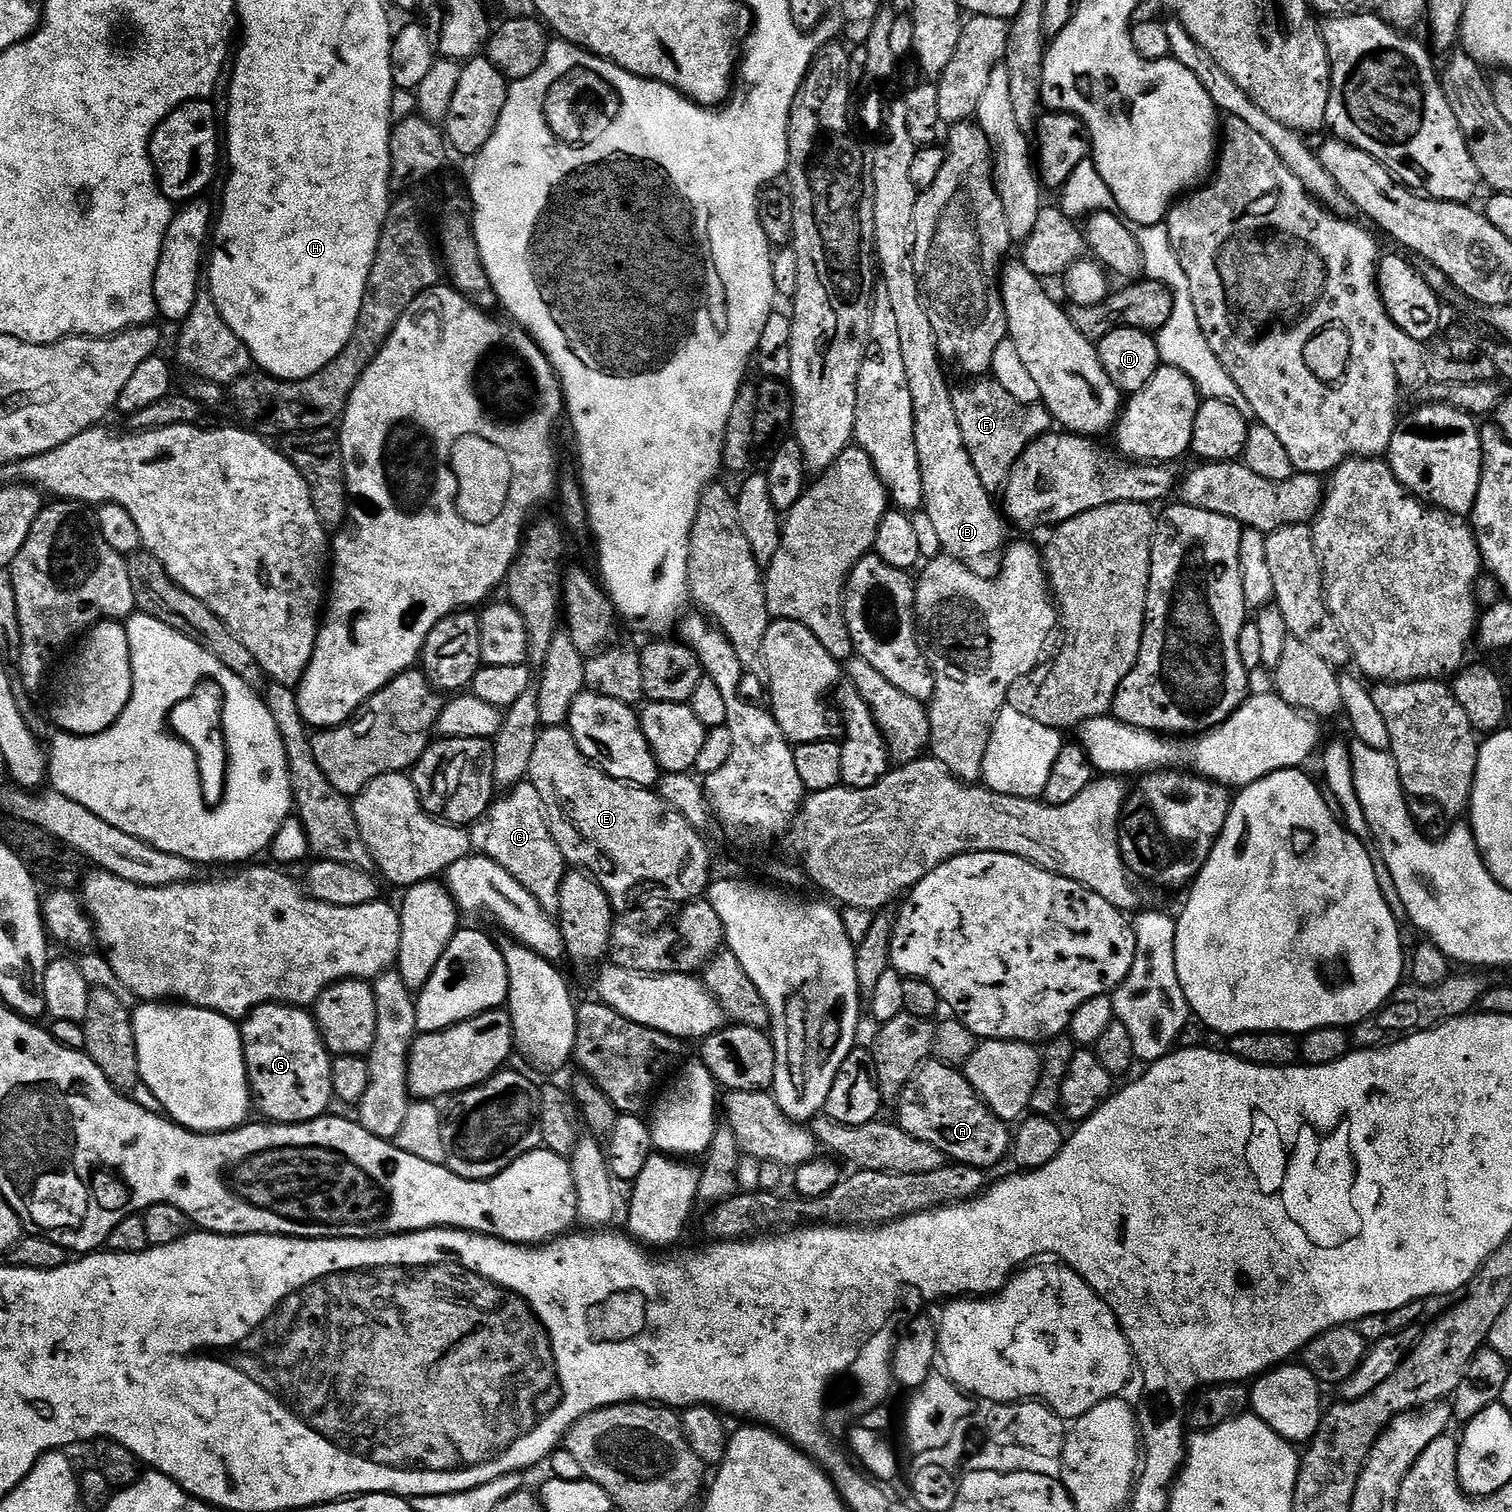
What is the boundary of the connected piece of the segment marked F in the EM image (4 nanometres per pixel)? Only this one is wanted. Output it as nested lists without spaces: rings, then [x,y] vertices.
[[[991,378],[973,379],[961,392],[955,393],[954,399],[962,442],[982,486],[989,490],[1003,489],[1014,462],[1039,436],[1048,435],[1054,428],[1052,415],[1043,403],[1014,402]]]

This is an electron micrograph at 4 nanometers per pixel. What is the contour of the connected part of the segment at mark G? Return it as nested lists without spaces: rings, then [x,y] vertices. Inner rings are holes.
[[[264,1004],[261,1008],[255,1008],[248,1013],[239,1025],[240,1040],[244,1043],[244,1065],[248,1071],[248,1087],[254,1097],[255,1103],[260,1104],[260,1108],[265,1112],[269,1121],[277,1124],[305,1124],[307,1120],[316,1120],[329,1111],[328,1103],[333,1103],[332,1083],[330,1082],[330,1070],[332,1069],[332,1056],[328,1047],[324,1044],[324,1039],[320,1037],[320,1031],[316,1025],[315,1015],[311,1011],[300,1006],[289,1006],[287,1004]]]

